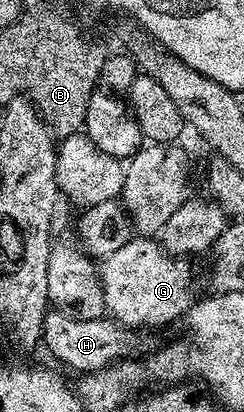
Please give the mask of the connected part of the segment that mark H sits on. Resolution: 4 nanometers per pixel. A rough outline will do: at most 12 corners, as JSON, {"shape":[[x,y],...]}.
{"shape":[[44,315],[42,346],[81,375],[143,350],[159,333],[111,317]]}

